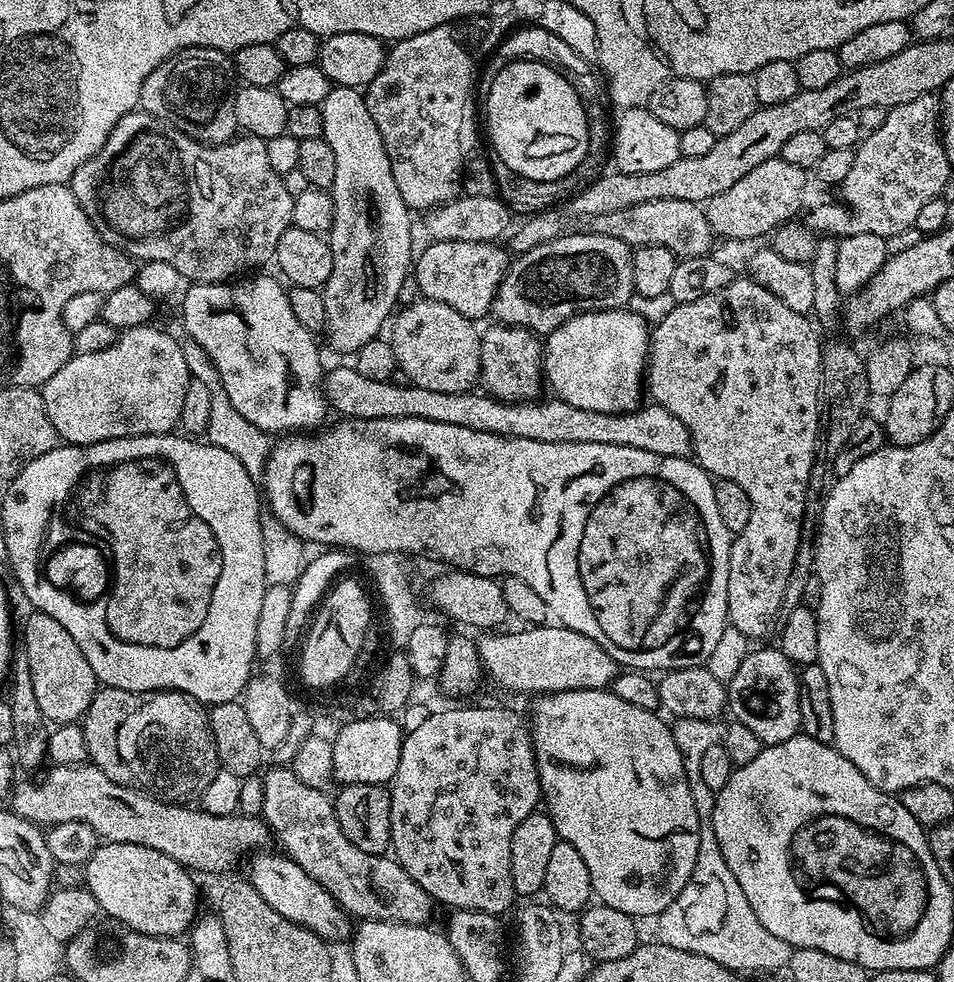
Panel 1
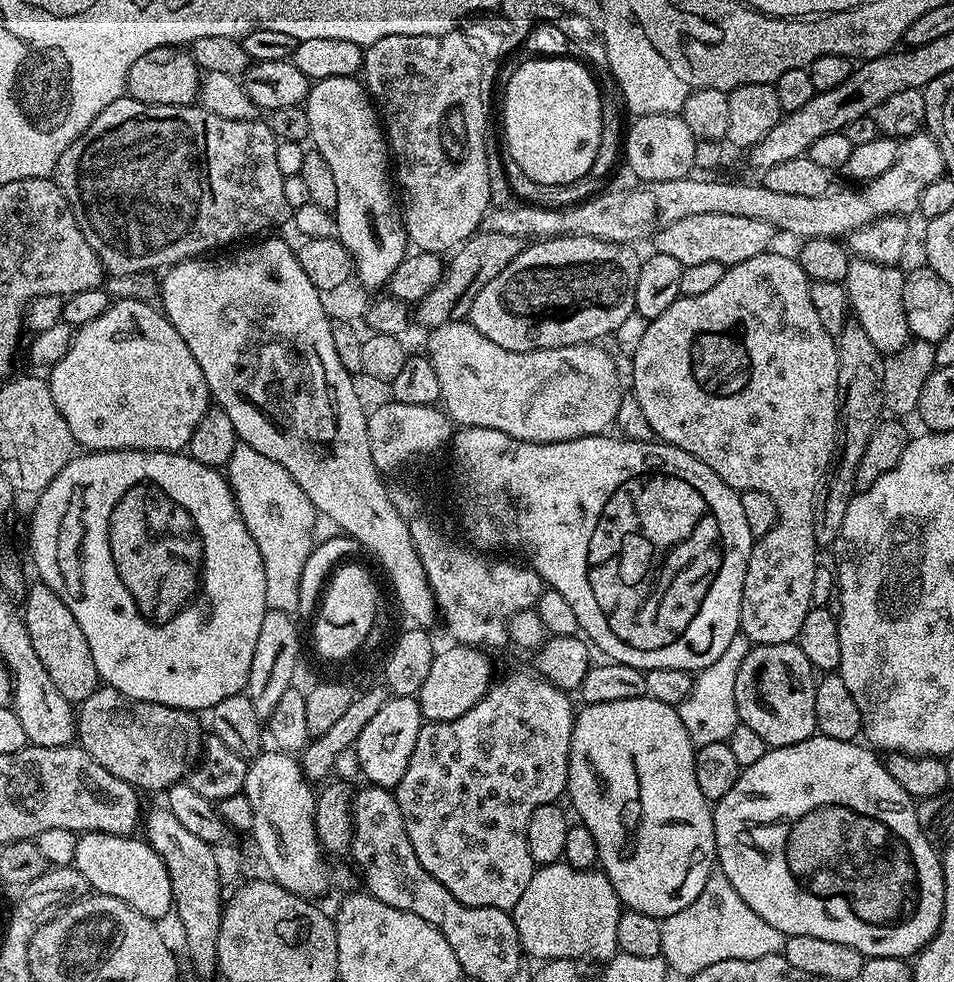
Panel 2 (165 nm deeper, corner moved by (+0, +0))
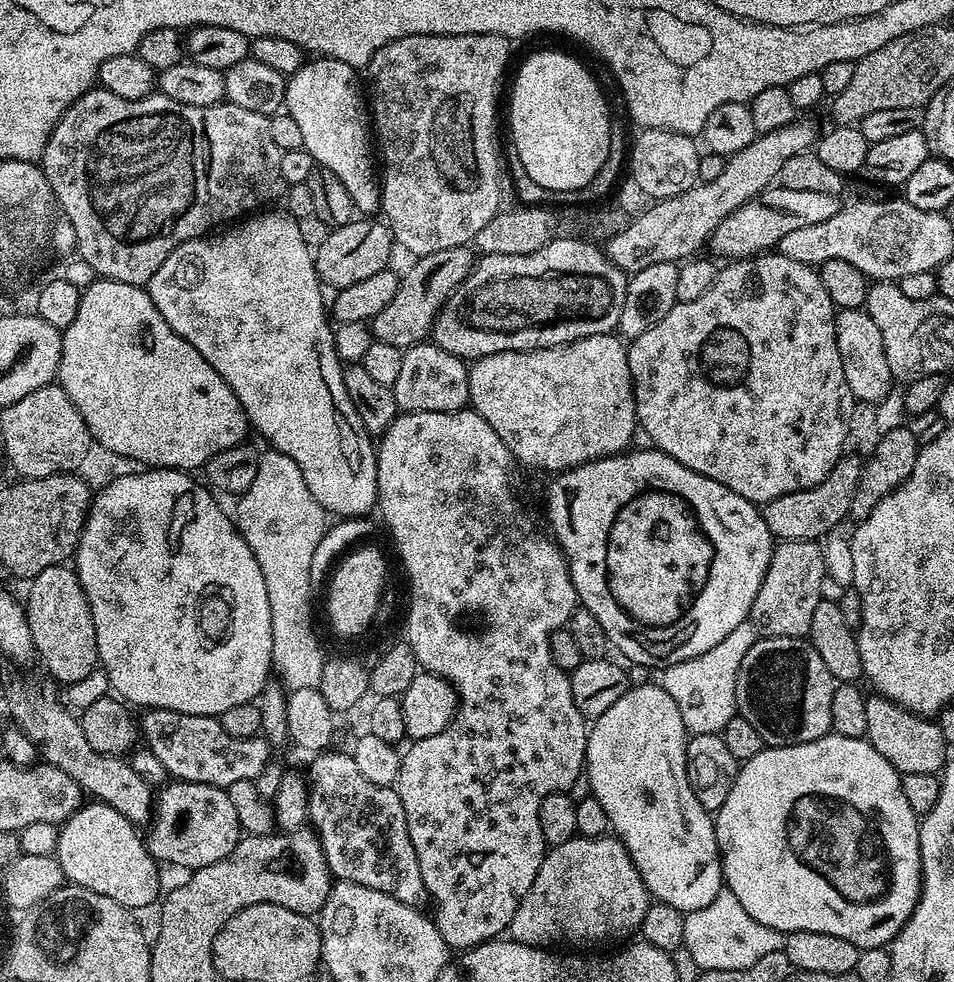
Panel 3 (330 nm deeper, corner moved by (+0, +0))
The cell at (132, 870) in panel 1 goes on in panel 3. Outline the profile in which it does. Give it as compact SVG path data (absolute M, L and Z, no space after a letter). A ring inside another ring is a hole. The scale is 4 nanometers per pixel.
M99 802L85 803L74 815L59 825L60 837L56 847L56 861L62 866L65 881L77 884L79 888L94 890L94 894L106 894L114 898L123 908L137 910L147 904L155 905L160 892L161 865L148 853L148 846L143 835L138 833L137 825L132 824L118 810Z

